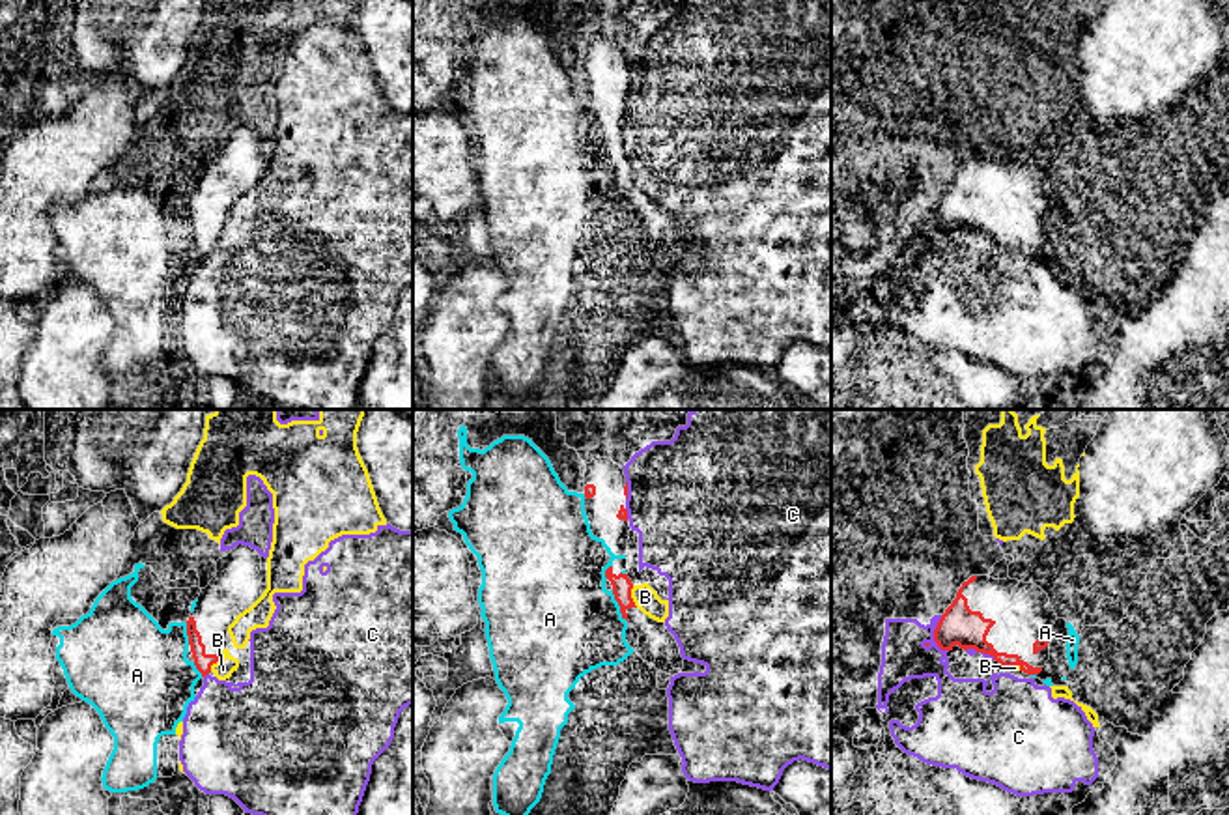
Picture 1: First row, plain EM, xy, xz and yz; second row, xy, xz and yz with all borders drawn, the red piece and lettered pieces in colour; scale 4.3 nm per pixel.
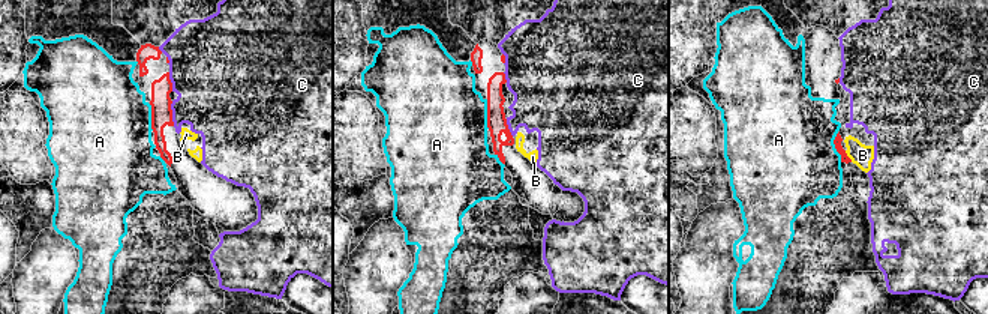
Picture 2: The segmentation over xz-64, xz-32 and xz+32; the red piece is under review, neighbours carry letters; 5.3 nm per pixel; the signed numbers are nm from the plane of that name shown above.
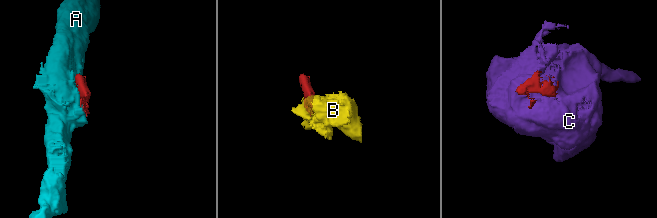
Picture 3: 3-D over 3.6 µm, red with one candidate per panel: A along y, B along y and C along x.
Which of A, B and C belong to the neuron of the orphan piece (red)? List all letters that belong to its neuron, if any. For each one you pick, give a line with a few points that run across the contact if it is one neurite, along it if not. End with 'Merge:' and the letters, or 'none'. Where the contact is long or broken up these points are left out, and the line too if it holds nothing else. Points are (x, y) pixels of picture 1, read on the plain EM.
Merge: none

